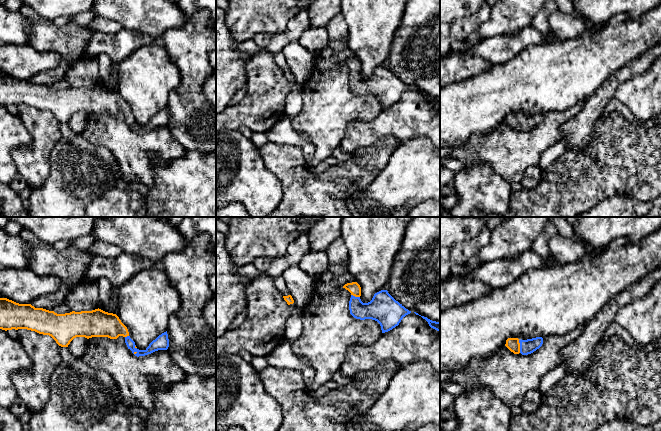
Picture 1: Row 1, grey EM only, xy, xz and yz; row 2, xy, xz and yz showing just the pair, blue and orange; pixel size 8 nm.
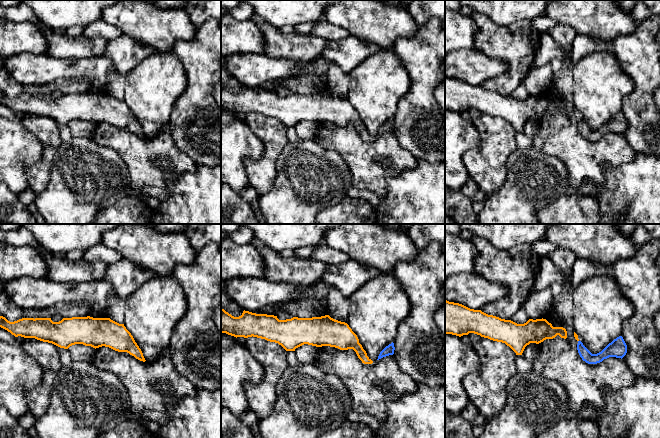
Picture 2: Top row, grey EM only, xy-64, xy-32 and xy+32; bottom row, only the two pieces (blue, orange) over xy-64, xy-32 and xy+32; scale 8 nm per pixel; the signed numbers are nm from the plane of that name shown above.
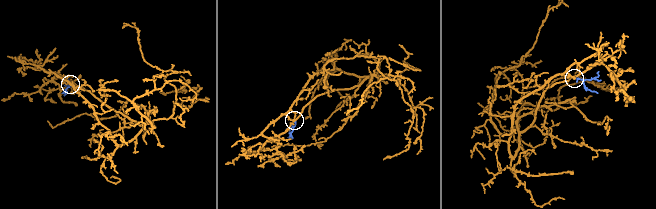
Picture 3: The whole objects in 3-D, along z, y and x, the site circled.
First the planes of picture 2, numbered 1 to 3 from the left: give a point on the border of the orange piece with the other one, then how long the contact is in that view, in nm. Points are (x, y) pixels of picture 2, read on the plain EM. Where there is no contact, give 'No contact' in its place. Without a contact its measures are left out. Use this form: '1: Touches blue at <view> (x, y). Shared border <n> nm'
1: No contact
2: No contact
3: No contact

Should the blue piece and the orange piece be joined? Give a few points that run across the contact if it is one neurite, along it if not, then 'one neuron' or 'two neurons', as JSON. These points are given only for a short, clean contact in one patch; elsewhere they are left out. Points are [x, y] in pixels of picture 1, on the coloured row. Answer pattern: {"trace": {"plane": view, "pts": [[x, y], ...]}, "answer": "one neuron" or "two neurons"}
{"trace": {"plane": "yz", "pts": [[528, 346], [520, 346], [512, 344]]}, "answer": "one neuron"}

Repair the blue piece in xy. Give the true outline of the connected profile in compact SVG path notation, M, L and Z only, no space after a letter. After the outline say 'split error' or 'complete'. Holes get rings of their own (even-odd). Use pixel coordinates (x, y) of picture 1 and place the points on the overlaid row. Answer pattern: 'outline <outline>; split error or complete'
outline M0 298L0 329L27 329L51 336L61 347L68 347L76 337L125 338L132 353L139 357L158 350L167 350L169 339L167 331L153 340L145 350L139 350L130 338L127 327L116 314L101 309L57 314L31 304L19 304L7 298Z; split error

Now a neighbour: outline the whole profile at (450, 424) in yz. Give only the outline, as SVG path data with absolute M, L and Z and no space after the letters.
M440 416L440 431L454 431L458 426L456 418L443 418Z

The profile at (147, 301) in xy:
M159 265L135 274L118 290L120 298L116 315L127 327L137 349L146 350L153 340L167 331L169 318L181 306L180 295Z

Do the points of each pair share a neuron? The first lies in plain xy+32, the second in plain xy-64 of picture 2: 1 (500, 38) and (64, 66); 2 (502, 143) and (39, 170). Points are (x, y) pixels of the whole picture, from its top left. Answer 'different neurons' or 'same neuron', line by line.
1: different neurons
2: same neuron

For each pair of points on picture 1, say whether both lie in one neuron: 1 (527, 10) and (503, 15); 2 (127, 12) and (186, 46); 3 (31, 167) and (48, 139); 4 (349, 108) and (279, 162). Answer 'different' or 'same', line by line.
1: same
2: different
3: same
4: different

